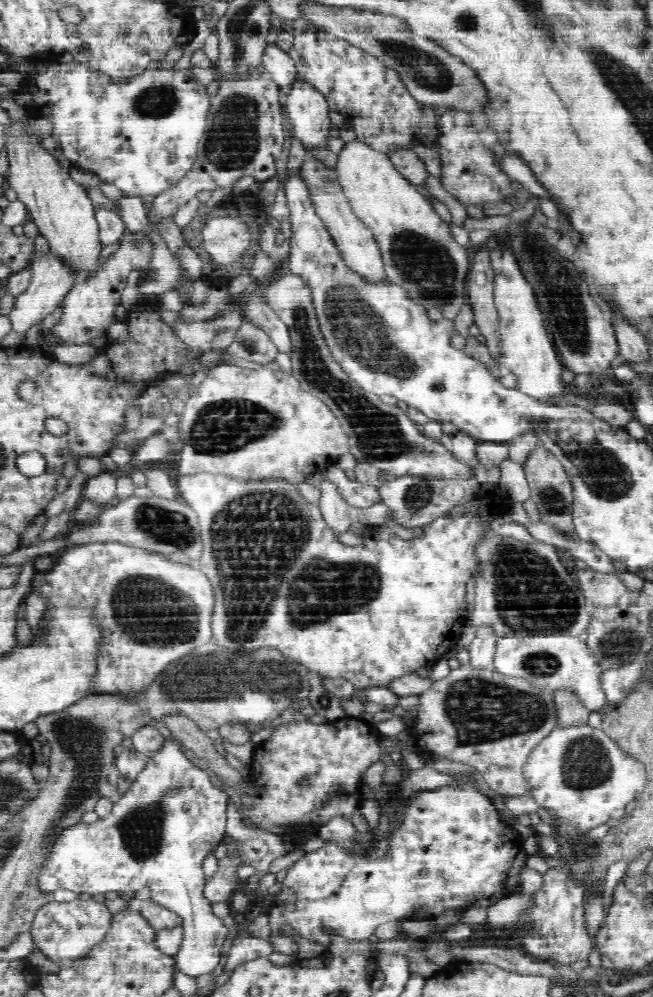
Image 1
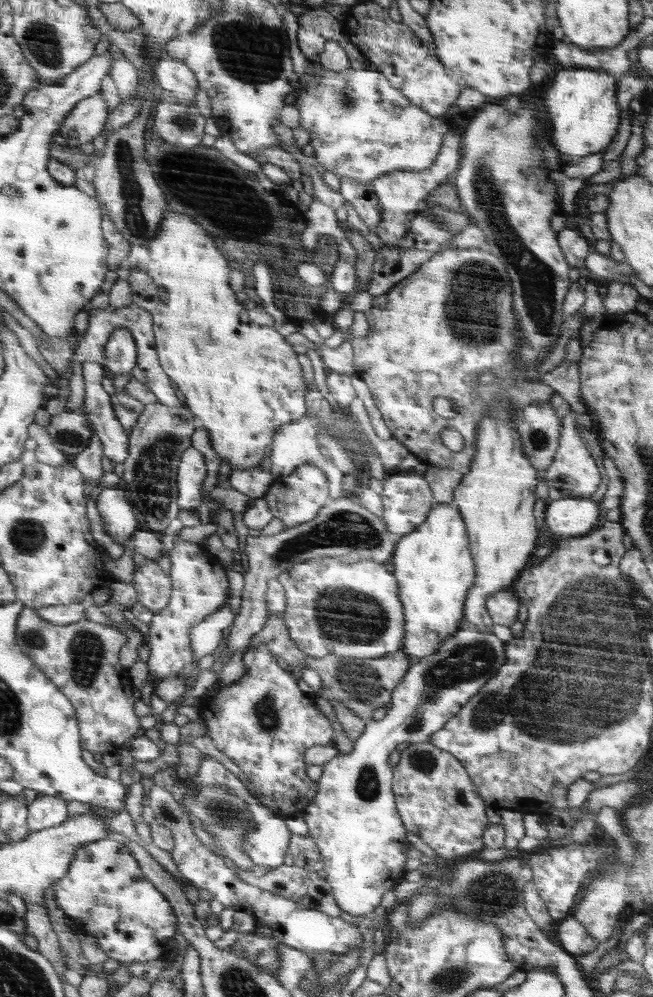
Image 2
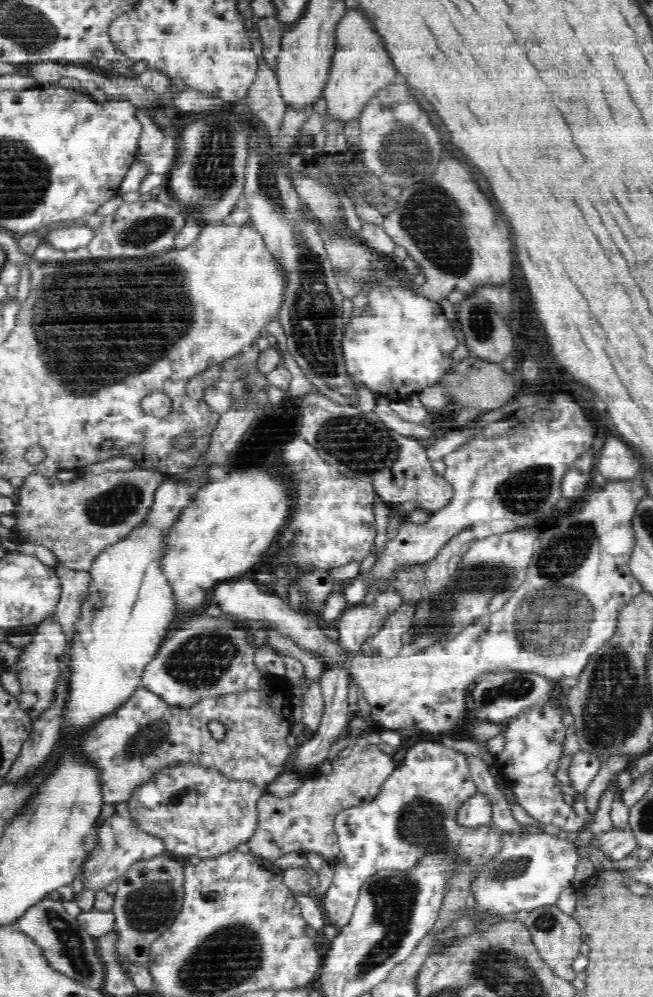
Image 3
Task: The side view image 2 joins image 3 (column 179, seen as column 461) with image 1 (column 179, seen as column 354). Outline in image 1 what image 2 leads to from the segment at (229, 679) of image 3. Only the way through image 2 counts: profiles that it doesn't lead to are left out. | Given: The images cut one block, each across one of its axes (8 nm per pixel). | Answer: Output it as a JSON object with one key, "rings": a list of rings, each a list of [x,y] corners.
{"rings":[[[165,740],[163,748],[155,752],[150,760],[144,765],[144,768],[134,778],[134,784],[131,788],[123,793],[120,800],[114,804],[111,812],[105,816],[105,818],[98,819],[92,824],[77,823],[74,826],[64,827],[51,842],[44,862],[41,863],[40,870],[37,871],[35,884],[37,888],[40,888],[40,892],[53,893],[58,889],[66,889],[79,894],[86,893],[90,895],[94,894],[108,894],[108,892],[126,893],[130,897],[134,897],[136,903],[142,901],[151,900],[152,902],[159,903],[160,906],[179,914],[183,919],[182,926],[185,930],[185,936],[180,946],[178,953],[174,955],[176,967],[182,974],[186,974],[188,977],[197,978],[198,976],[211,974],[214,969],[223,964],[222,957],[222,945],[226,940],[226,935],[229,934],[229,928],[222,924],[222,919],[216,917],[216,914],[212,913],[212,903],[206,897],[204,897],[204,858],[212,854],[212,850],[220,844],[220,841],[227,836],[226,834],[226,804],[229,800],[228,790],[225,787],[221,787],[214,779],[211,773],[203,771],[200,767],[194,765],[190,758],[184,753],[184,748],[180,743],[175,740]]]}

